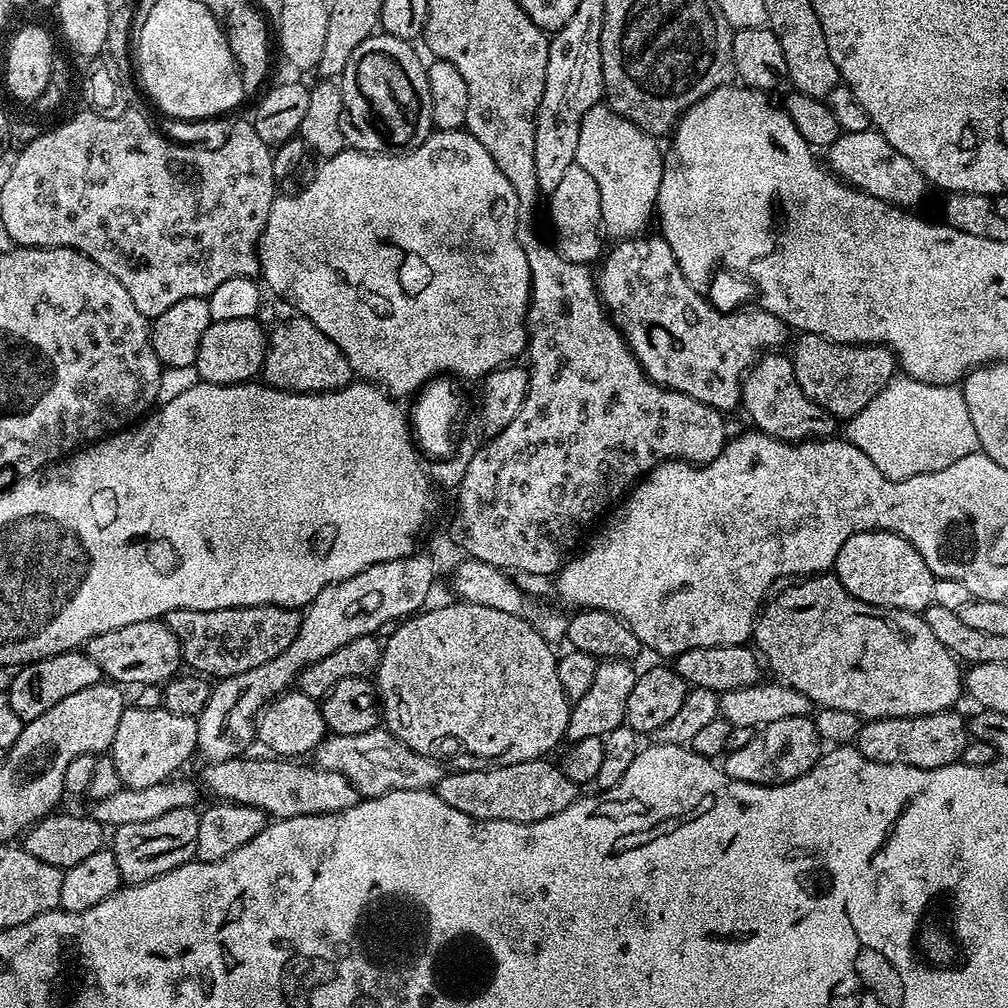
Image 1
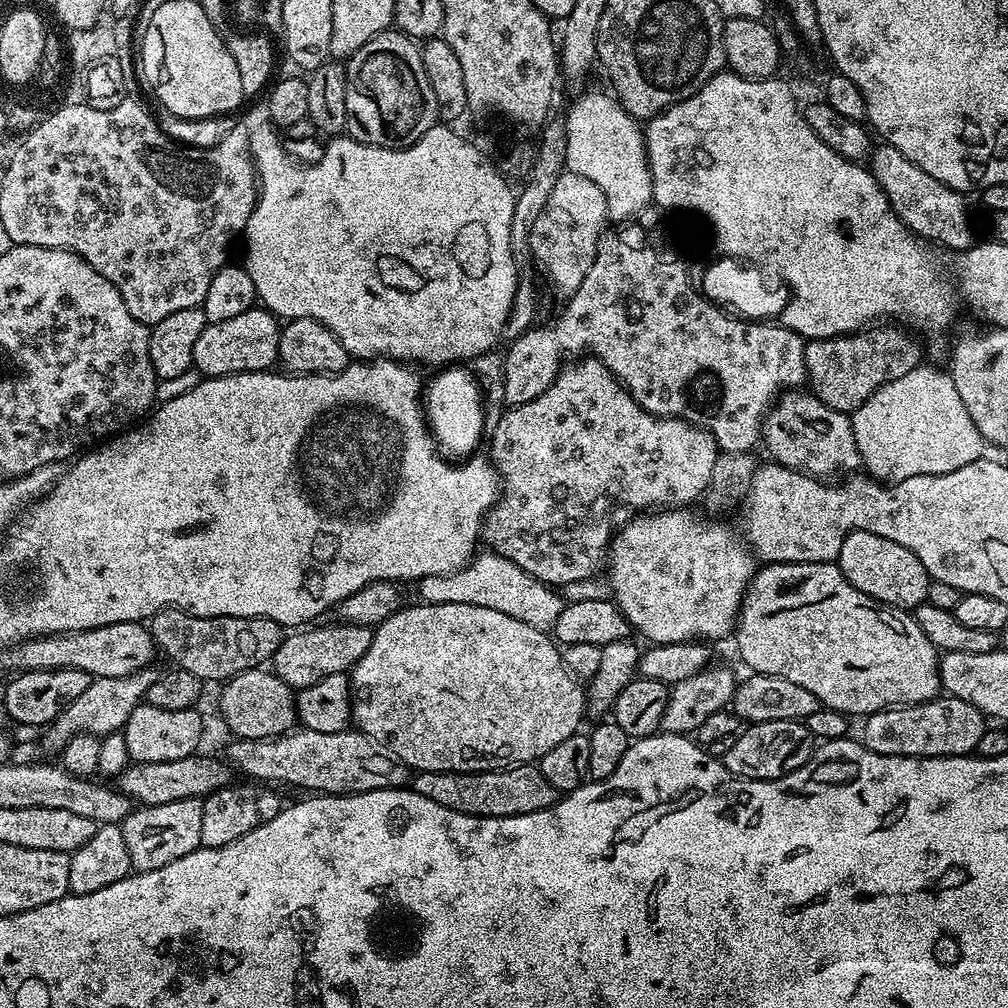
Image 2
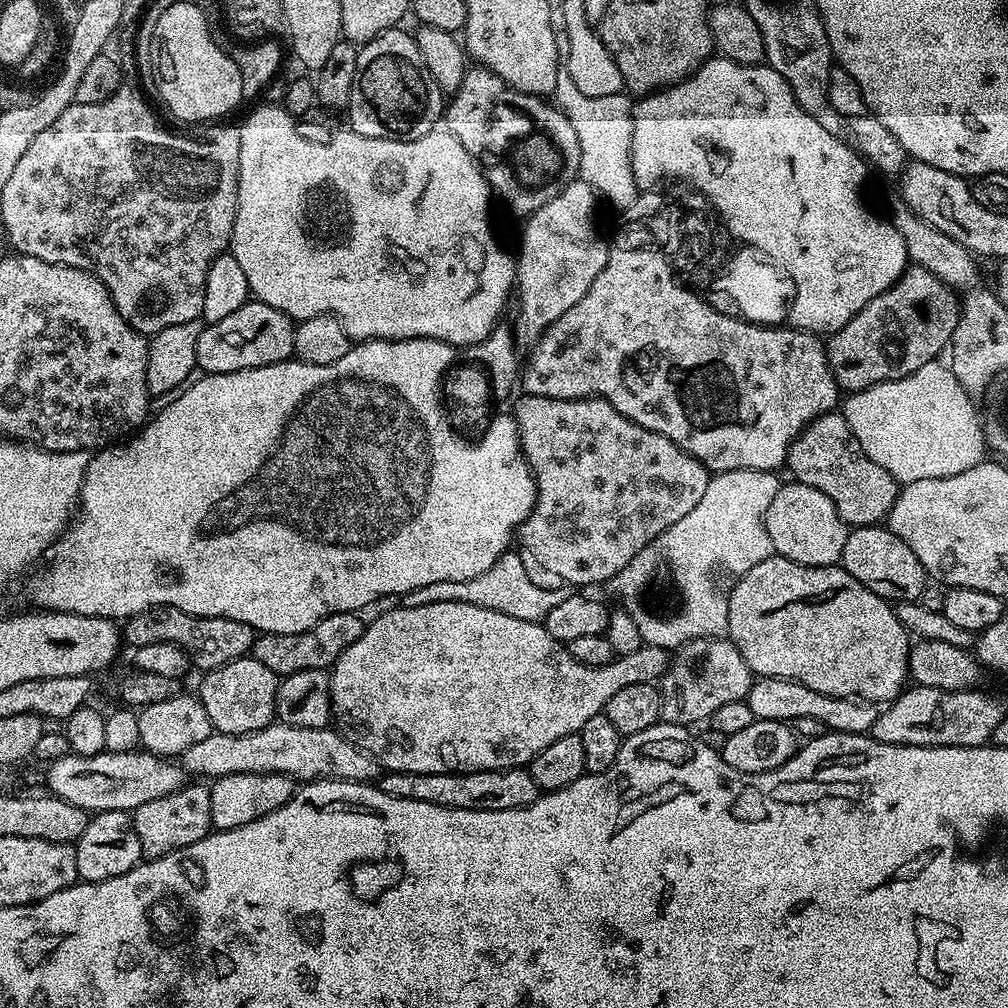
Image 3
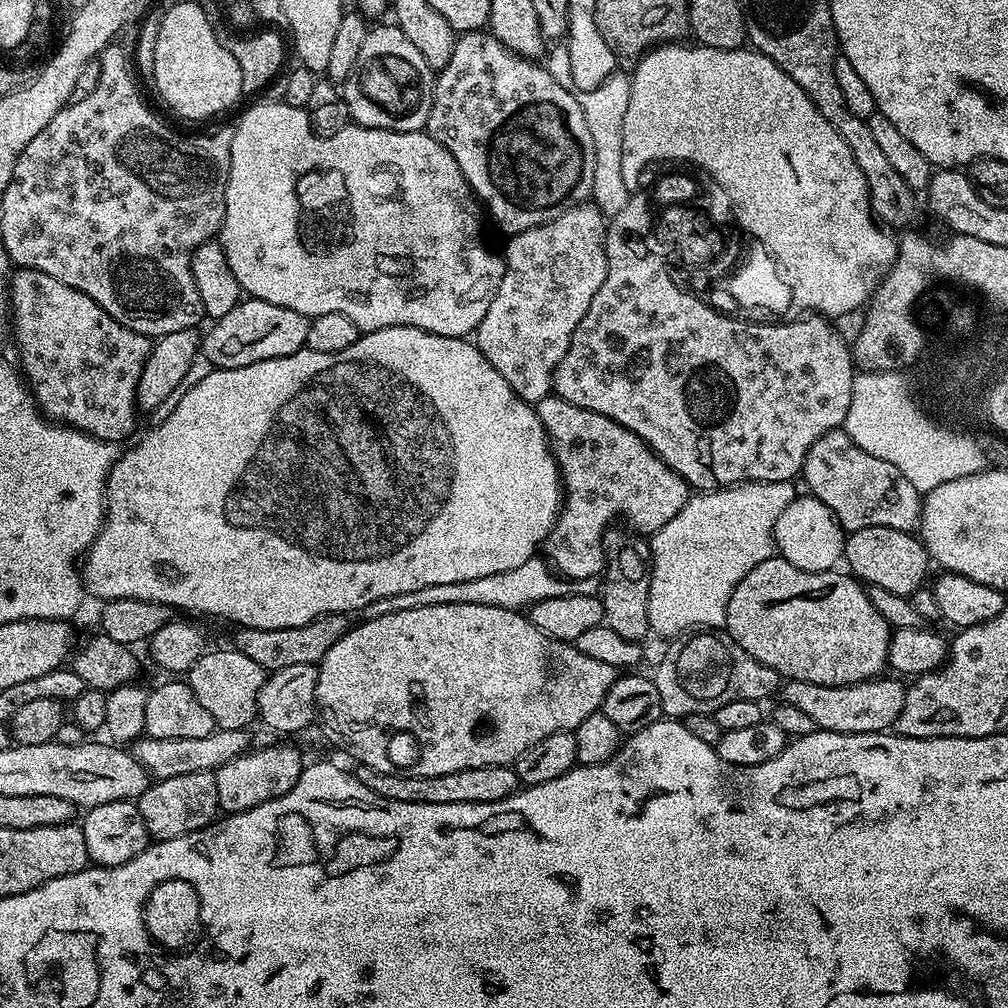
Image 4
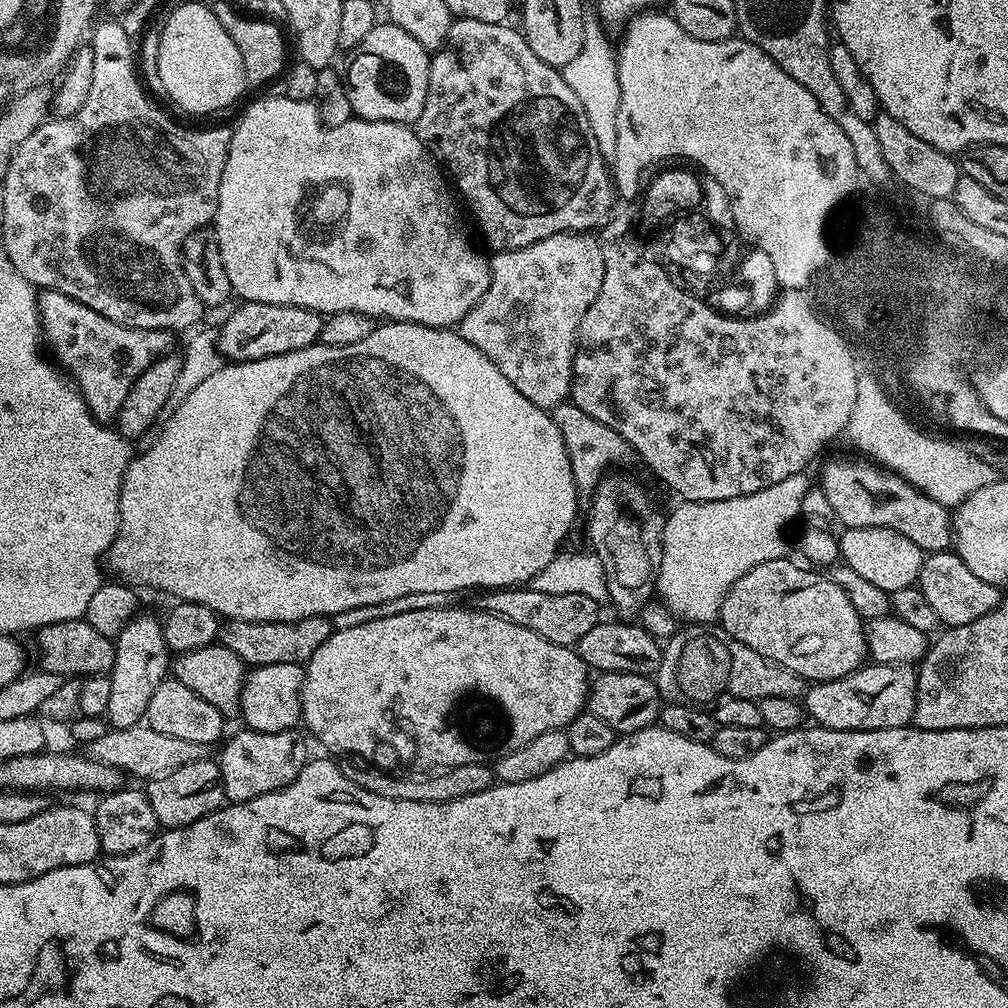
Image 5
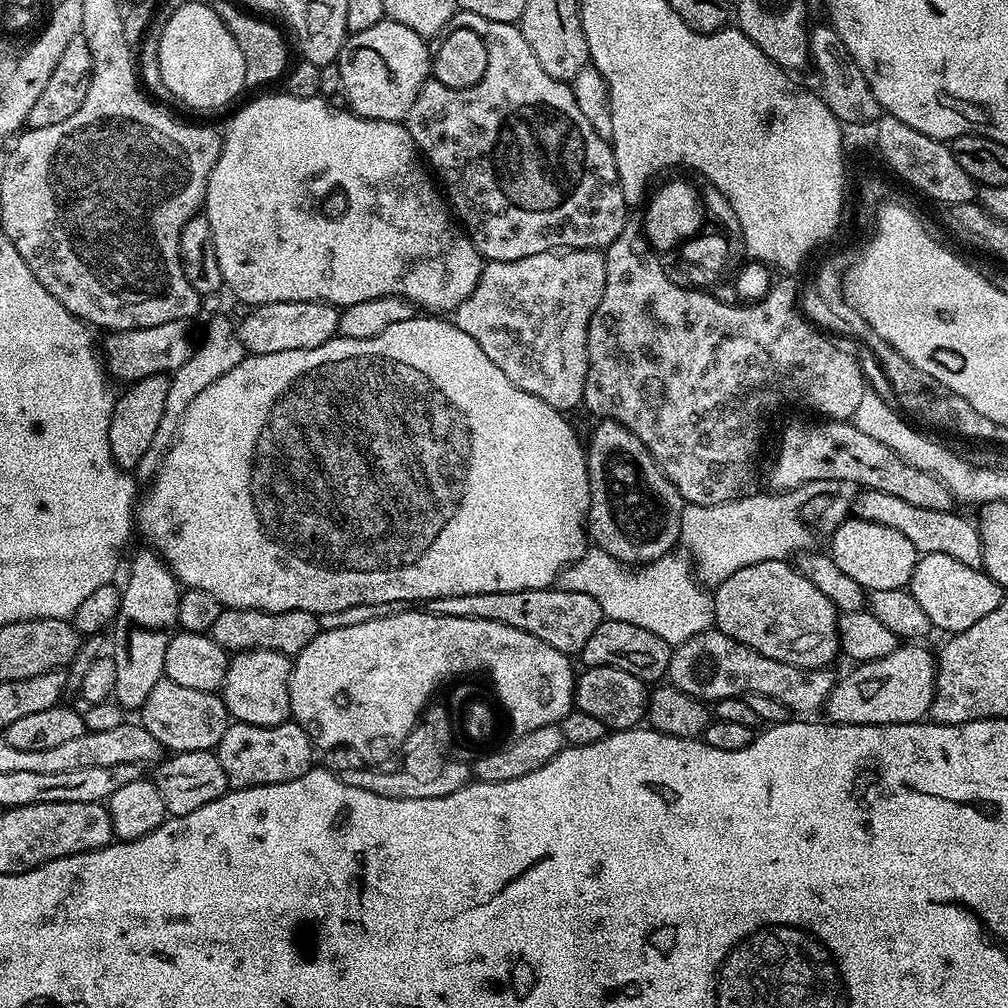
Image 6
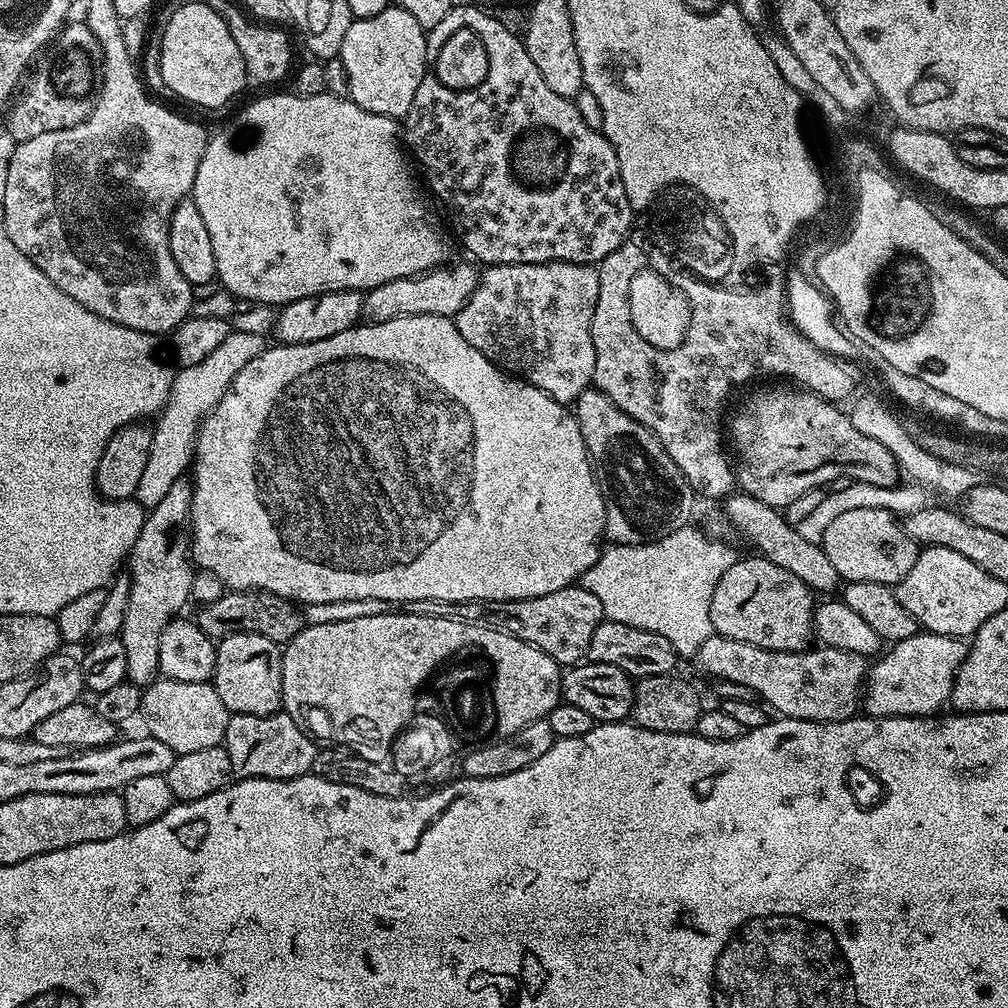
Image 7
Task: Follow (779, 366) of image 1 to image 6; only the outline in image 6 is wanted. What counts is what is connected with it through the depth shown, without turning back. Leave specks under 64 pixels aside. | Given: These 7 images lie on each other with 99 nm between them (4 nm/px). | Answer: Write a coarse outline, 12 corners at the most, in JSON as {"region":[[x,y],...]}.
{"region":[[859,493],[851,515],[906,534],[917,553],[983,569],[980,530],[956,510]]}

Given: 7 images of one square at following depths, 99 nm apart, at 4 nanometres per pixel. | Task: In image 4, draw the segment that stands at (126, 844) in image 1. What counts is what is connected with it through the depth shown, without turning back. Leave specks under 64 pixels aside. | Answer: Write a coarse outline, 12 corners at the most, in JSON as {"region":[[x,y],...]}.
{"region":[[212,772],[157,779],[139,796],[153,841],[217,819]]}

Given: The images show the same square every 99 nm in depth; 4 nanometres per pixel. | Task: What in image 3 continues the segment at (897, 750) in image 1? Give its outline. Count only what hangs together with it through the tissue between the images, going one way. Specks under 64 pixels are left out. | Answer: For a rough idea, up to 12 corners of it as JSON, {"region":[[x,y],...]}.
{"region":[[905,687],[870,735],[894,746],[987,745],[1006,714],[977,690]]}

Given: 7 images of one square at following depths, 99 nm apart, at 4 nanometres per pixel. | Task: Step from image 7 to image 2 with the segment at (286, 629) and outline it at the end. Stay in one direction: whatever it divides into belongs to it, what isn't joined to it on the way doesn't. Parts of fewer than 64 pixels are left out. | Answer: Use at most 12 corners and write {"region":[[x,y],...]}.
{"region":[[366,624],[285,635],[271,671],[293,690],[351,673],[370,650]]}

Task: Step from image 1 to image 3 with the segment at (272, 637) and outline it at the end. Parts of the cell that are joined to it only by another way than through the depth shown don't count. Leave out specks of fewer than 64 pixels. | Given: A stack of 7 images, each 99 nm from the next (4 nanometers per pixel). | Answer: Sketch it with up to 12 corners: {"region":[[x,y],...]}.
{"region":[[159,604],[128,617],[133,649],[174,642],[193,669],[249,655],[258,633]]}

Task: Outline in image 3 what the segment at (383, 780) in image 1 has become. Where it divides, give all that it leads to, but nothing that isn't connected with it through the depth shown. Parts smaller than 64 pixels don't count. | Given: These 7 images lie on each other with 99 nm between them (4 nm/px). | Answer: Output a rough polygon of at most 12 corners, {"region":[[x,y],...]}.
{"region":[[335,727],[213,731],[192,778],[286,774],[372,782],[382,769]]}

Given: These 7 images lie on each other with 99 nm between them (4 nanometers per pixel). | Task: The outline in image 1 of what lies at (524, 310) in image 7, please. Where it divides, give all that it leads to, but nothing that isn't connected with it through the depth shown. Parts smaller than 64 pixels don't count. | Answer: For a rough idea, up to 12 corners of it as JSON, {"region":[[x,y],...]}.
{"region":[[573,163],[547,197],[554,247],[599,261],[602,194]]}

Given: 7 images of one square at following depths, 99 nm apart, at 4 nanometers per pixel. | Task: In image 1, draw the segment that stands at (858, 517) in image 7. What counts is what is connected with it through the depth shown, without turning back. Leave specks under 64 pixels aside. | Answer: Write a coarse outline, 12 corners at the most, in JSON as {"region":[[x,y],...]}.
{"region":[[855,532],[834,574],[870,606],[920,614],[937,577],[897,532]]}

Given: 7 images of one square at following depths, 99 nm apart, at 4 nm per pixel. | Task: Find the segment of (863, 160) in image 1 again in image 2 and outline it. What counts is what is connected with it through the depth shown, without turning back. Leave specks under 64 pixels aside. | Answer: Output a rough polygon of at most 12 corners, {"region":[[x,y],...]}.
{"region":[[877,143],[870,171],[896,217],[950,250],[971,248],[965,193]]}

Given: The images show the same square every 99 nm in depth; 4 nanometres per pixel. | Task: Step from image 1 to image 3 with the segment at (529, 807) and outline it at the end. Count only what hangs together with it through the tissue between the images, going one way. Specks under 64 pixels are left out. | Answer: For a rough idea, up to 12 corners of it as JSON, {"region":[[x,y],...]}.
{"region":[[524,768],[414,774],[378,786],[462,810],[530,806],[541,790]]}

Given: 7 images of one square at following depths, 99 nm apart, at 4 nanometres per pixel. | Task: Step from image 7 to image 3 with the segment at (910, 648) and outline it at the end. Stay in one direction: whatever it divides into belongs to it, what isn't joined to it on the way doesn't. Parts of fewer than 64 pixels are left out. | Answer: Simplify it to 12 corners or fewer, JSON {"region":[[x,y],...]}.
{"region":[[781,676],[752,681],[757,720],[816,718],[833,732],[871,733],[873,701],[827,696]]}

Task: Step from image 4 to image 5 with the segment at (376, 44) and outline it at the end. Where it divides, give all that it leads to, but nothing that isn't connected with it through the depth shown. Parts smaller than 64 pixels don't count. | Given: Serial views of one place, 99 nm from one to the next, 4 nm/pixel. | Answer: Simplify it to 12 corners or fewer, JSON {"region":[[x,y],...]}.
{"region":[[377,22],[351,53],[346,87],[362,120],[411,125],[430,53]]}

